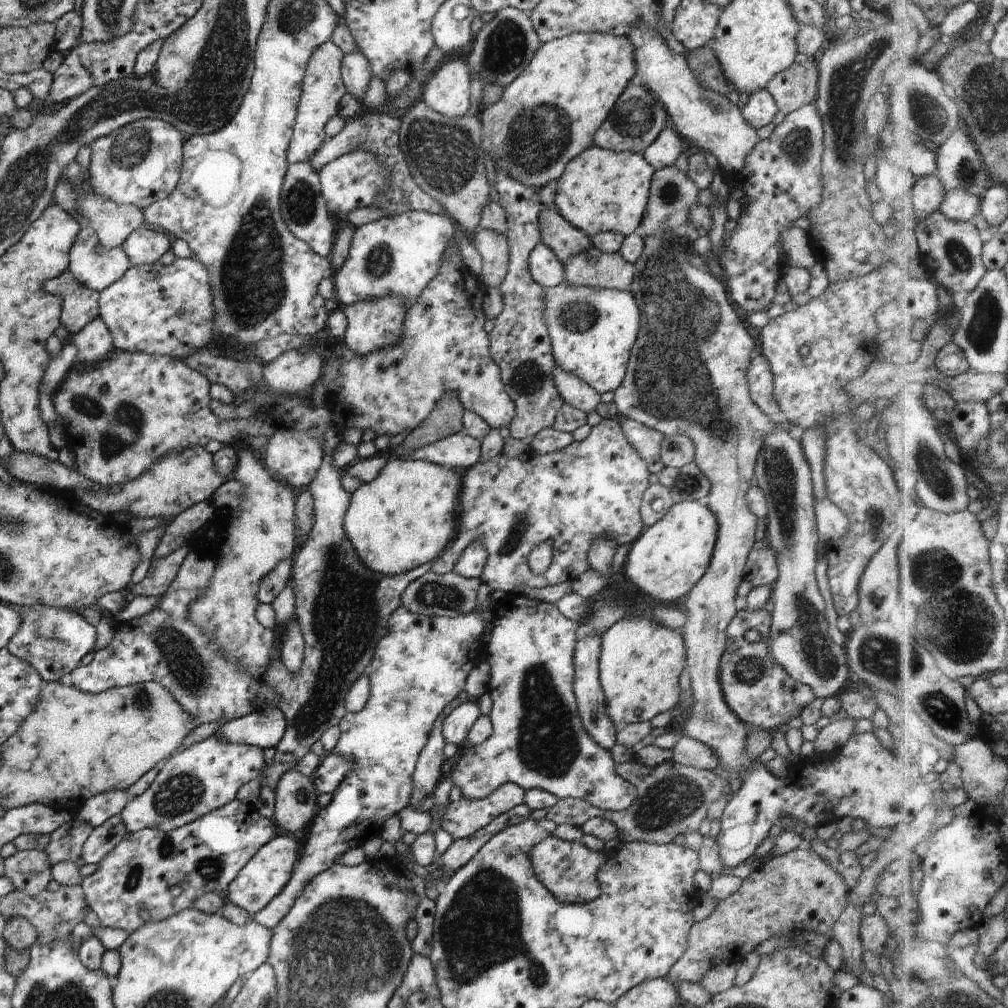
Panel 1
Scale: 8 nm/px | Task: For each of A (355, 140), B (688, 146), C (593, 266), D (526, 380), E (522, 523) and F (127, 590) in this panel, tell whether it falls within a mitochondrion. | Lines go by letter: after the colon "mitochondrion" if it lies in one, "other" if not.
A: other
B: other
C: mitochondrion
D: mitochondrion
E: mitochondrion
F: other

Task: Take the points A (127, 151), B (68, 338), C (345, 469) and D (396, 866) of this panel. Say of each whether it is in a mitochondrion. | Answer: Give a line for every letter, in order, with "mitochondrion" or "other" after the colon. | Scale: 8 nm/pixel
A: mitochondrion
B: other
C: other
D: other

